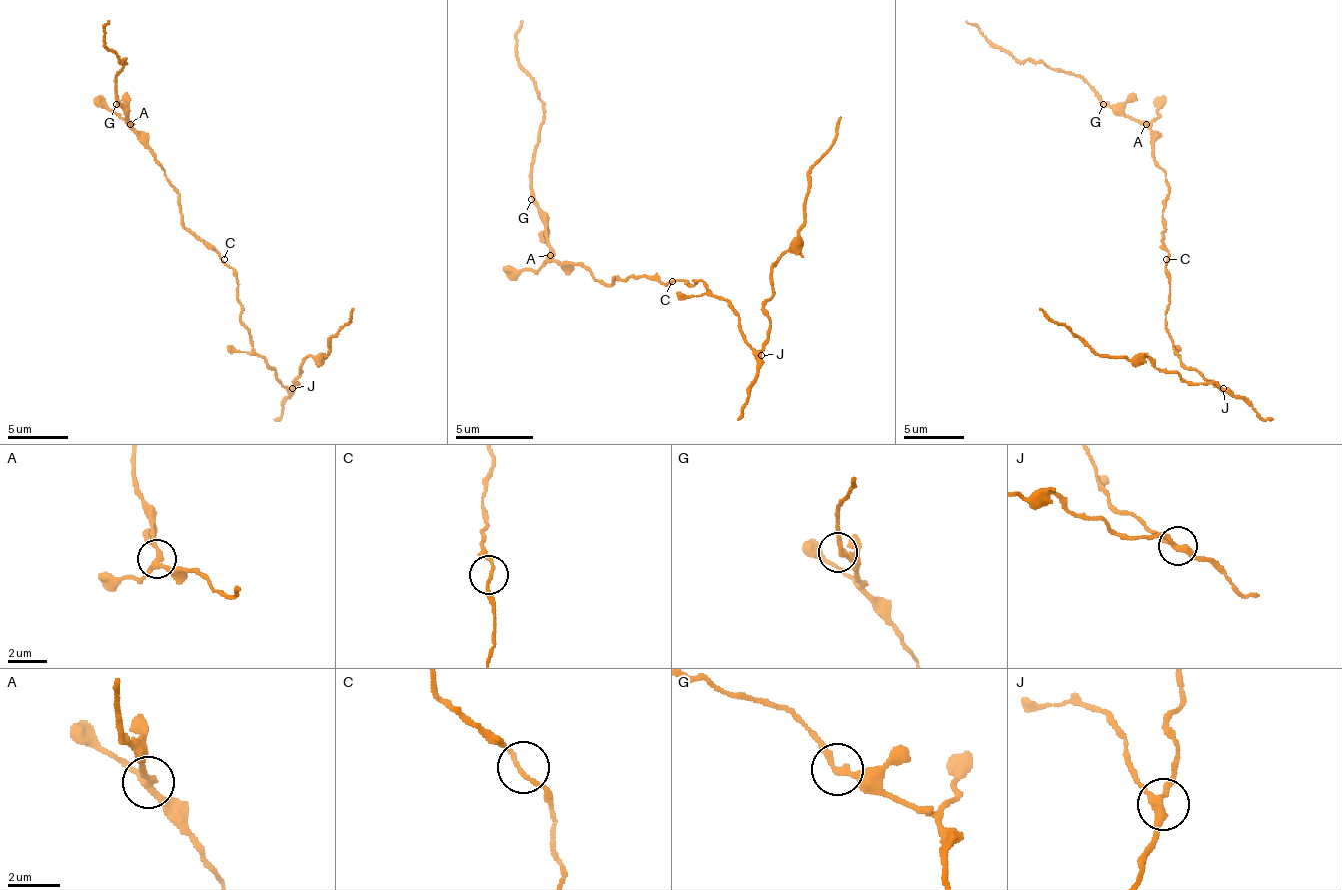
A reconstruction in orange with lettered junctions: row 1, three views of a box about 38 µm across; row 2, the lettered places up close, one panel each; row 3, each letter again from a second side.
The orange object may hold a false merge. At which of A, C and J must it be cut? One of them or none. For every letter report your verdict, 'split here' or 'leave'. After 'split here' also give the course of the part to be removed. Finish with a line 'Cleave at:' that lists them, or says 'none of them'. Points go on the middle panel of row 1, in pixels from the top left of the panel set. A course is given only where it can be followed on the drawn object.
A: split here; foreign part runs (551, 254), (547, 219), (535, 199), (531, 168), (543, 101), (515, 55), (523, 20)
C: leave
J: leave
Cleave at: A

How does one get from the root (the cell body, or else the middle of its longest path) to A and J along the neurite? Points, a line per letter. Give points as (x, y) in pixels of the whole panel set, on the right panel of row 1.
A: (1169, 259), (1169, 253), (1163, 247), (1163, 206), (1169, 185), (1154, 158), (1154, 134), (1145, 125)
J: (1169, 259), (1166, 328), (1172, 346), (1187, 367), (1199, 370), (1223, 388)

